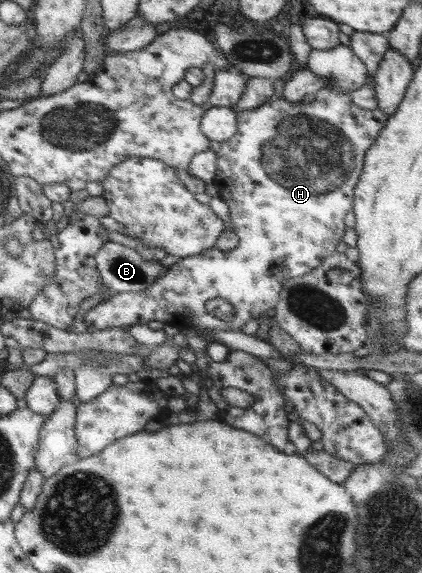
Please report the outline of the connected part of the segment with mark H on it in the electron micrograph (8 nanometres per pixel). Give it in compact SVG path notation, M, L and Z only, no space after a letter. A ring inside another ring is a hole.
M333 87L320 89L316 94L315 100L310 103L303 103L302 100L299 102L291 102L286 101L283 97L277 97L269 99L267 103L264 103L257 109L237 111L237 113L238 132L230 140L221 143L218 151L217 173L213 180L213 183L218 189L218 196L220 196L229 207L230 221L235 225L235 232L239 237L239 245L237 248L231 249L230 251L213 248L193 257L185 257L173 264L165 271L165 274L147 290L137 293L114 293L111 297L107 298L107 300L100 302L87 311L85 317L83 317L85 326L93 326L94 330L103 330L113 327L126 328L131 325L145 324L148 321L158 321L163 324L168 323L174 325L179 331L187 331L199 327L207 327L211 330L219 329L224 331L224 329L226 329L226 331L241 331L243 326L247 325L250 319L260 319L264 316L266 311L277 307L277 304L281 301L280 296L284 292L287 280L308 275L308 273L320 267L331 255L337 253L337 245L342 245L341 241L343 235L345 235L345 215L347 215L347 211L354 209L356 185L359 183L359 179L364 172L367 151L369 151L371 144L377 139L381 129L385 127L389 115L377 108L372 110L363 109L363 107L359 107L359 105L353 101L349 93L335 90ZM213 298L229 300L231 304L235 305L236 317L229 322L222 322L213 315L210 315L206 311L206 305L207 302L211 301Z

